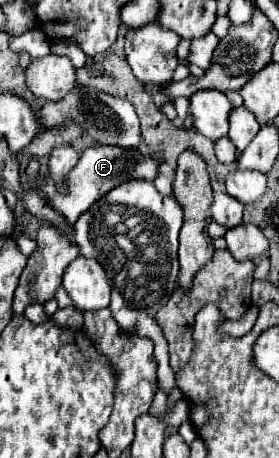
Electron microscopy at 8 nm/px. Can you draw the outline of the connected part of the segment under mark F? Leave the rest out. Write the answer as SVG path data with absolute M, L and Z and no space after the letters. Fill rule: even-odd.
M91 146L87 150L83 150L77 166L67 174L67 192L61 194L57 192L57 184L53 182L51 176L43 176L37 180L35 188L47 196L49 206L53 210L57 210L71 226L77 222L77 218L89 210L89 206L93 202L97 202L101 196L105 196L109 190L113 190L115 186L119 186L121 182L127 180L155 180L157 170L159 170L161 158L157 158L155 154L145 154L141 150L123 150L123 148L115 148L115 146Z

